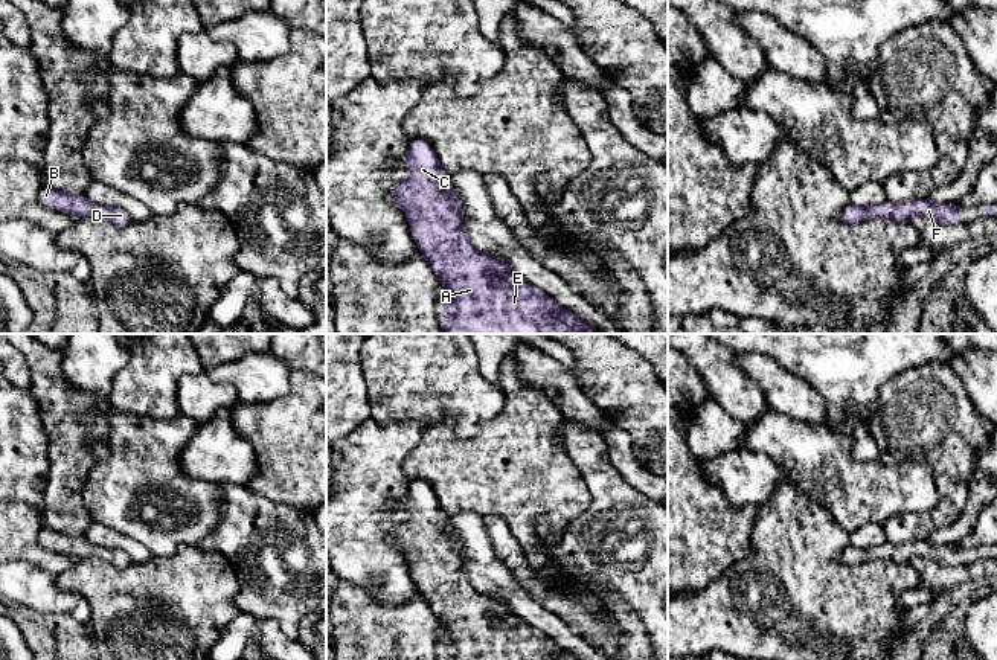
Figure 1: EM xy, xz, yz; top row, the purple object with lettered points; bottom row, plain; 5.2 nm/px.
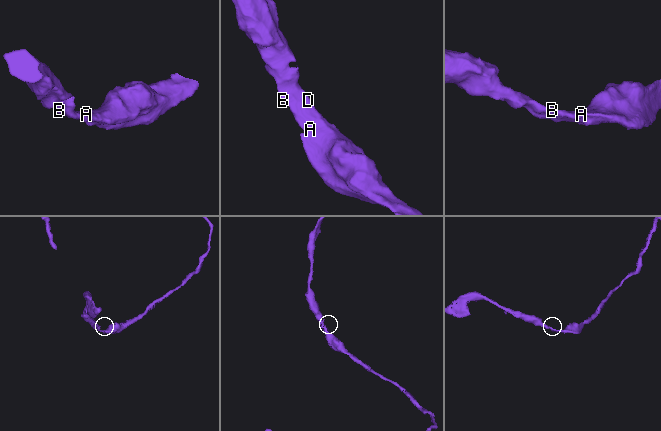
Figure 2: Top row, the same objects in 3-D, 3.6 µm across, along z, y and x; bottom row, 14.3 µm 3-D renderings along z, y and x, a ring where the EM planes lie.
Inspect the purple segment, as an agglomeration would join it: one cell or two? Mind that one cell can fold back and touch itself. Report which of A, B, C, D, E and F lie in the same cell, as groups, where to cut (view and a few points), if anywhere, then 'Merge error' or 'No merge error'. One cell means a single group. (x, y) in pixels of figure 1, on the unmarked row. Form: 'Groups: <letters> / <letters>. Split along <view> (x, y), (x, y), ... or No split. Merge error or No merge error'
Groups: A B C D E F. No split. No merge error

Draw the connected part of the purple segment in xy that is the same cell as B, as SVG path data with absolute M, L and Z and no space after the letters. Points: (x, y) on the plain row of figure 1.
M44 527L40 533L40 541L44 547L53 552L75 555L79 559L99 558L117 569L125 569L133 562L125 552L119 549L96 546L90 543L84 535L73 537Z

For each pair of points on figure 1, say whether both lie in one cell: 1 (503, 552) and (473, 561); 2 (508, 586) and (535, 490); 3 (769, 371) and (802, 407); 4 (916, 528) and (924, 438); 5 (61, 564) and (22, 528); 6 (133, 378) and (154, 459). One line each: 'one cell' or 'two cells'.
1: two cells
2: two cells
3: one cell
4: one cell
5: one cell
6: two cells

